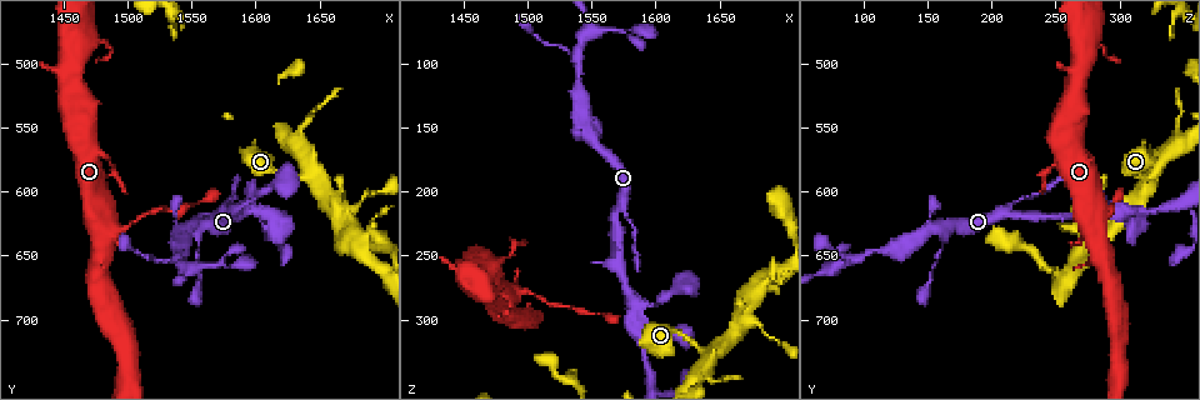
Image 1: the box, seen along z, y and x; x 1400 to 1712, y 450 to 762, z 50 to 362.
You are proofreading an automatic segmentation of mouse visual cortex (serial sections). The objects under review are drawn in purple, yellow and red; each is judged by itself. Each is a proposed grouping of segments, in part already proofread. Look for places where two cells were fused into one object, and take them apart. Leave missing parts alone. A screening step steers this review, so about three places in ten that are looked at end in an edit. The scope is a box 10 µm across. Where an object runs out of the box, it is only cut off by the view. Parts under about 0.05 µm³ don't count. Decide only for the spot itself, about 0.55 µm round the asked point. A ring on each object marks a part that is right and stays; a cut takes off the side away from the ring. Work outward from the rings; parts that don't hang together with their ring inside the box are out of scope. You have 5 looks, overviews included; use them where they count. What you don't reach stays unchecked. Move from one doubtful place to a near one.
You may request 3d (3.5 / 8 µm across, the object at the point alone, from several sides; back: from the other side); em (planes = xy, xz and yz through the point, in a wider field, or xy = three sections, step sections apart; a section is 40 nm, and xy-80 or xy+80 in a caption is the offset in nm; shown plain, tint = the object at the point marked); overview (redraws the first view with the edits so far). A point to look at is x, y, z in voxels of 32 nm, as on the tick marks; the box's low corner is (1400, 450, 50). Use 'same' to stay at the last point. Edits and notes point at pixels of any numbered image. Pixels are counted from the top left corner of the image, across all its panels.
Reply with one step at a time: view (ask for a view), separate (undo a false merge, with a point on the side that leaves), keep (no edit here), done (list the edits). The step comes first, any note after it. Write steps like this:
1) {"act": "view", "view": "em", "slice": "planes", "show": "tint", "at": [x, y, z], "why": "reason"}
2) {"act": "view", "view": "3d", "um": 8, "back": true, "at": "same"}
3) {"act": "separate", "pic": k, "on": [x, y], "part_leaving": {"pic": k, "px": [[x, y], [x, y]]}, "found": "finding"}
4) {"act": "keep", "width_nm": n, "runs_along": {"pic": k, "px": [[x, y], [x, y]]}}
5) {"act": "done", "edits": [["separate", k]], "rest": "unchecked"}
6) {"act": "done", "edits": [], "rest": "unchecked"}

{"act": "view", "view": "3d", "um": 3.5, "at": [1542, 652, 100], "why": "a fork"}

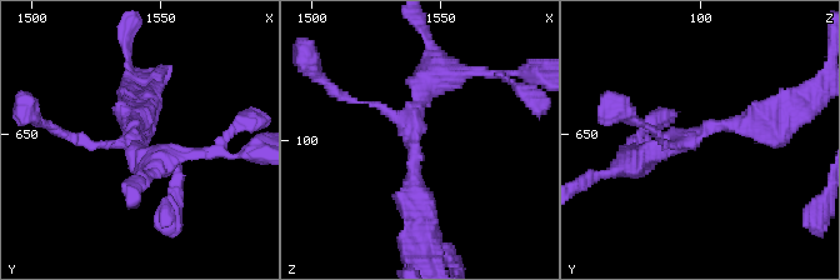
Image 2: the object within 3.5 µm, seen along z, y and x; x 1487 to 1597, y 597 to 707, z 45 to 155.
{"act": "view", "view": "em", "slice": "xy", "step": 2, "show": "tint", "at": [1541, 651, 97], "why": "need the tissue"}

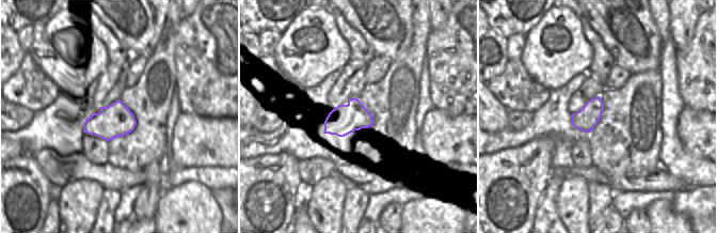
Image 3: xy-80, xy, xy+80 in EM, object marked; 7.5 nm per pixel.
{"act": "keep", "runs_along": {"pic": 2, "px": [[771, 116], [710, 124], [634, 158]]}, "found": "one cell here"}

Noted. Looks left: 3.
{"act": "view", "view": "3d", "um": 3.5, "at": [1494, 630, 276], "why": "abrupt turn"}

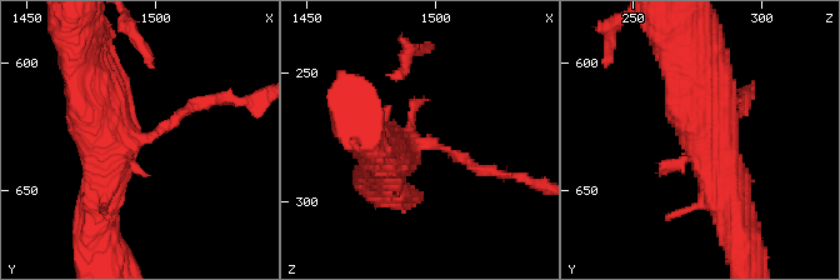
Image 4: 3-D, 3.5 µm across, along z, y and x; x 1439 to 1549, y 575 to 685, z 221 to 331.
{"act": "view", "view": "em", "slice": "planes", "show": "tint", "at": [1493, 630, 279], "why": "shape alone is not enough"}

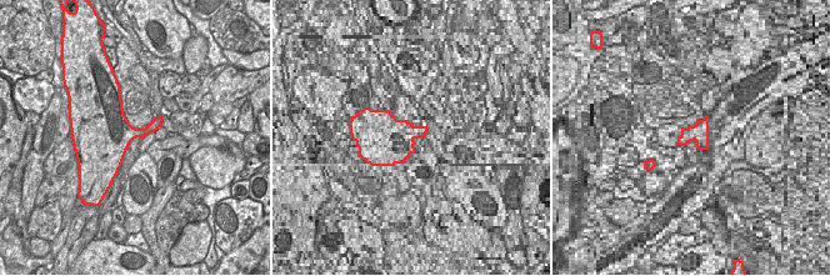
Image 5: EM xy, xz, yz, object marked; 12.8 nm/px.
{"act": "separate", "pic": 4, "on": [191, 105], "part_leaving": {"pic": 4, "px": [[154, 134], [211, 99], [258, 103]]}, "found": "a second cell is stuck on"}

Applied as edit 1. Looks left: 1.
{"act": "done", "edits": [["separate", 4]], "rest": "unchecked"}

